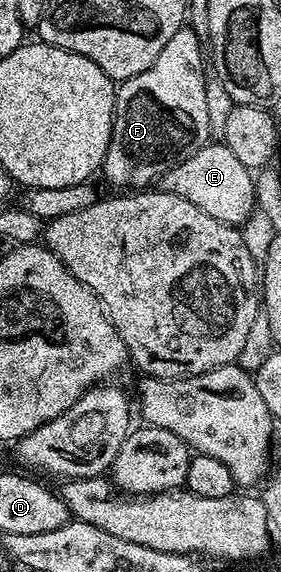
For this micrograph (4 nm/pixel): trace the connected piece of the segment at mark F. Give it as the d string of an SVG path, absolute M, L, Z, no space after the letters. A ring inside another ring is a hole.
M183 27L171 35L171 40L159 51L159 56L147 71L131 79L120 82L115 89L115 108L113 110L113 138L109 140L103 174L117 191L145 191L152 183L160 182L161 176L171 167L183 163L195 151L210 144L207 115L207 57L201 54L203 41L190 27Z

